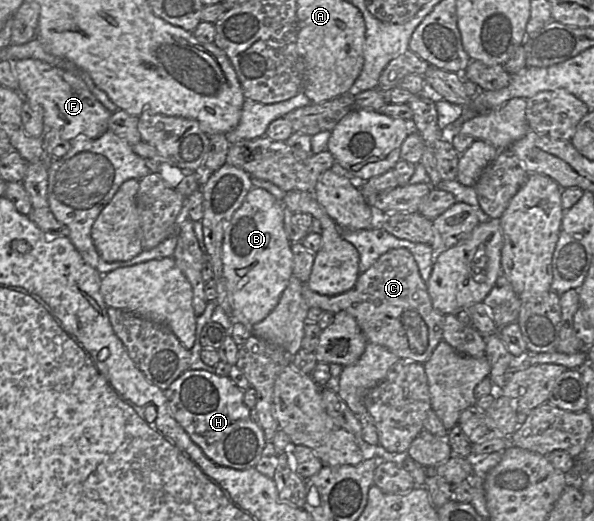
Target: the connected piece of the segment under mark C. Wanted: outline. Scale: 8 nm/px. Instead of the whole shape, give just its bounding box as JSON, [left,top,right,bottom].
[302,248,444,364]

